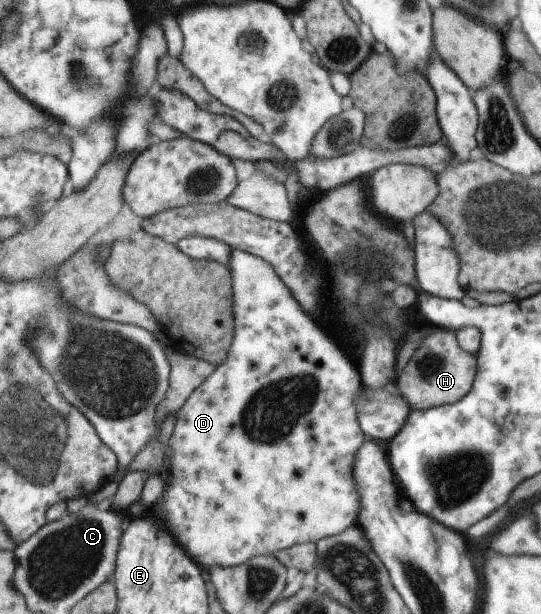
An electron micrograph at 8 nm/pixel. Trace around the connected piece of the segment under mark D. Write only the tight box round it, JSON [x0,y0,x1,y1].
[154,249,366,568]

